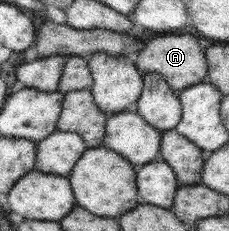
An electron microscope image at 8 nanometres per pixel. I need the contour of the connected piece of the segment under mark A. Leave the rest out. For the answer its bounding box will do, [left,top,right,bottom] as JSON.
[134,33,208,93]

